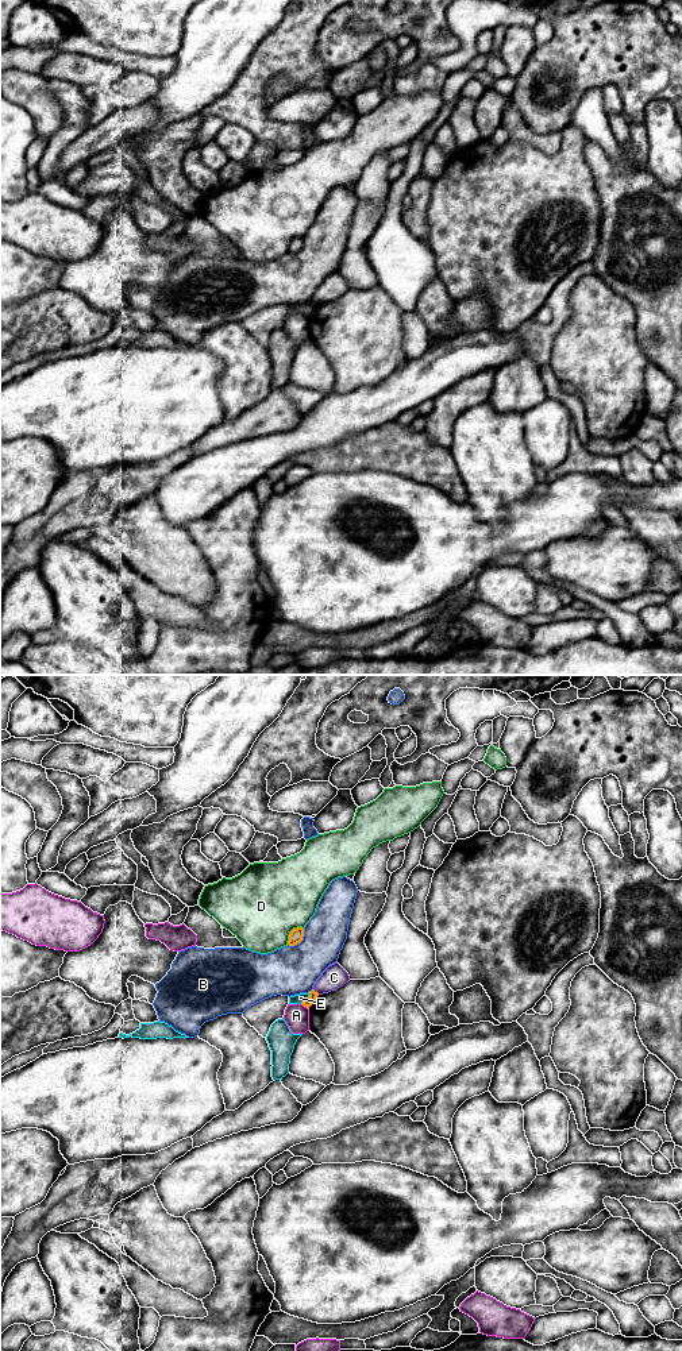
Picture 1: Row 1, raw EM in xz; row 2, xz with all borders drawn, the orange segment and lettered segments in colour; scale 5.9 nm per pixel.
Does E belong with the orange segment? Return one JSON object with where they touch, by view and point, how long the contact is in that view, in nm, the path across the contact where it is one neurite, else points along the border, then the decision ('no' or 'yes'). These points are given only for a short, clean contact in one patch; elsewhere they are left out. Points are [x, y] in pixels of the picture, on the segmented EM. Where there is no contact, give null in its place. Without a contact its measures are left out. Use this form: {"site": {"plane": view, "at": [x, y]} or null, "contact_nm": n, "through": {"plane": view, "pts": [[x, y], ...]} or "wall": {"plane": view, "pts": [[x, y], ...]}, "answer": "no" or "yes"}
{"site": {"plane": "xz", "at": [305, 999]}, "contact_nm": 90, "wall": {"plane": "xz", "pts": [[309, 992], [300, 1003]]}, "answer": "no"}

